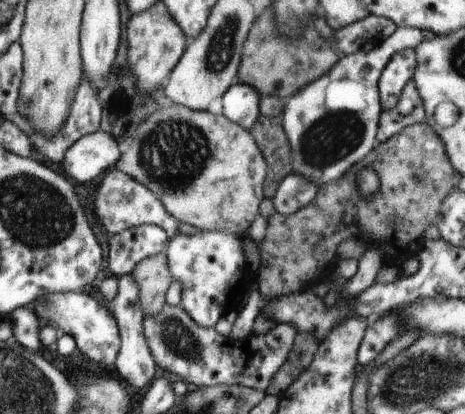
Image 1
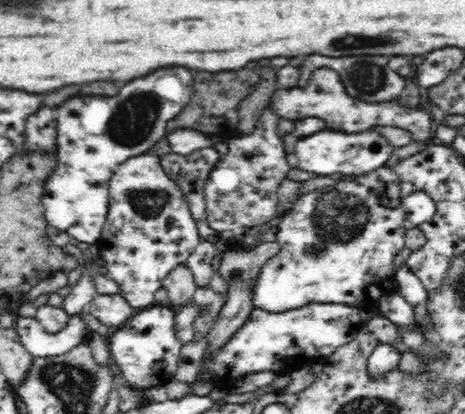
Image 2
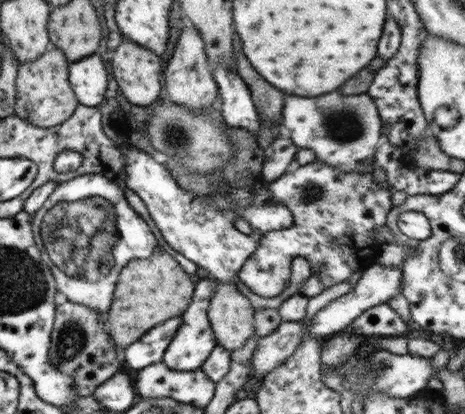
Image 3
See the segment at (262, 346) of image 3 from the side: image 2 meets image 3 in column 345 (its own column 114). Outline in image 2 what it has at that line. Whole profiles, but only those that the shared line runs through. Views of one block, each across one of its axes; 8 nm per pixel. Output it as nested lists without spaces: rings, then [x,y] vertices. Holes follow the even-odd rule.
[[[118,292],[118,294],[98,294],[94,302],[88,306],[88,312],[94,318],[98,318],[104,326],[122,328],[122,324],[126,324],[126,320],[130,320],[138,310],[132,308],[126,302],[126,298]]]

